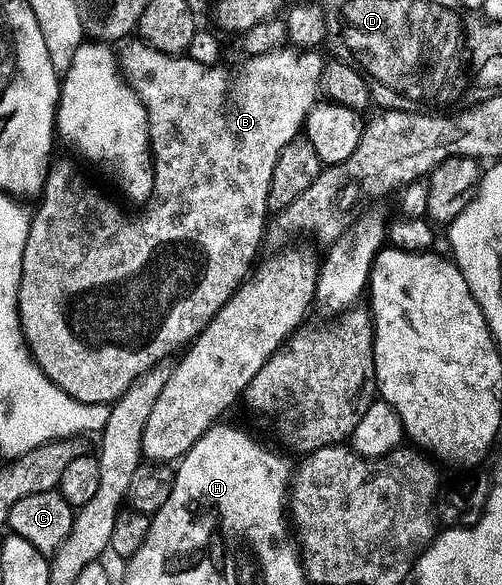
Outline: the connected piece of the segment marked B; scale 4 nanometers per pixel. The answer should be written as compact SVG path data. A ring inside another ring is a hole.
M133 41L129 48L119 55L120 73L125 82L133 88L141 99L149 118L149 142L151 144L151 158L155 173L155 189L142 215L128 215L113 199L108 199L97 187L92 187L81 175L73 172L73 167L65 163L50 170L49 180L45 182L45 189L40 196L41 208L35 211L29 224L27 249L23 253L23 281L19 289L19 313L21 314L21 328L25 334L25 345L29 349L33 360L41 366L41 371L56 387L61 387L75 401L80 403L114 404L131 390L134 383L138 383L148 371L162 366L176 351L184 352L206 329L211 321L219 314L229 300L241 290L243 284L250 278L257 254L261 251L261 242L267 239L266 232L245 231L245 203L253 207L253 215L257 219L268 220L269 198L273 192L273 178L275 165L279 165L279 157L287 145L302 134L306 126L306 119L318 106L317 94L322 94L322 75L325 71L326 60L320 59L317 53L301 53L296 50L280 49L269 55L252 56L246 58L238 75L224 71L224 66L214 68L197 64L188 57L164 55L159 53L148 43Z

